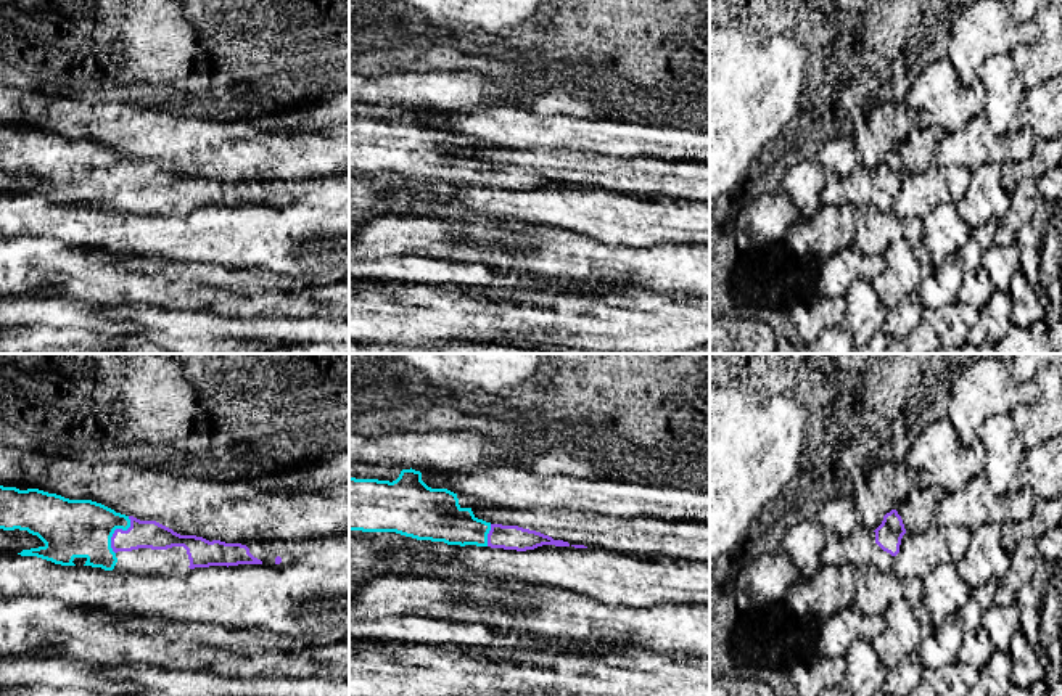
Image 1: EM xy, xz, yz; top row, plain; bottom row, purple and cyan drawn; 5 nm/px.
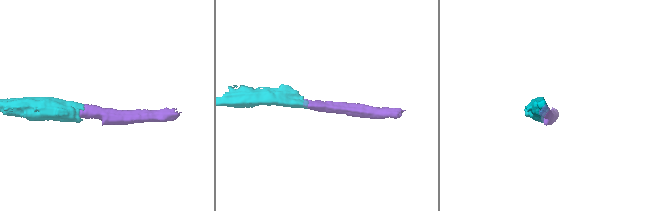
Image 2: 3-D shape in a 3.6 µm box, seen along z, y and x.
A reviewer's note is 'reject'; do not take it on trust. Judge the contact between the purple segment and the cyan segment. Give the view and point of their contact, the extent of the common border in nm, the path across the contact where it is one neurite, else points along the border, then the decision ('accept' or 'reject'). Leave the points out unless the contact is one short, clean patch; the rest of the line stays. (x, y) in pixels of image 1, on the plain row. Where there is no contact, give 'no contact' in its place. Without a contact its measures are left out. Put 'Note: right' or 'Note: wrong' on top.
Note: wrong
xy (115, 171) | 200 nm | across xy (142, 174), (115, 171), (69, 169) | accept

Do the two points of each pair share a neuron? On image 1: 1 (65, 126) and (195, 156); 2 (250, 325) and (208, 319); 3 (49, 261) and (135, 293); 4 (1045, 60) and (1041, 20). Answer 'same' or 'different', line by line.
1: same
2: same
3: same
4: same

